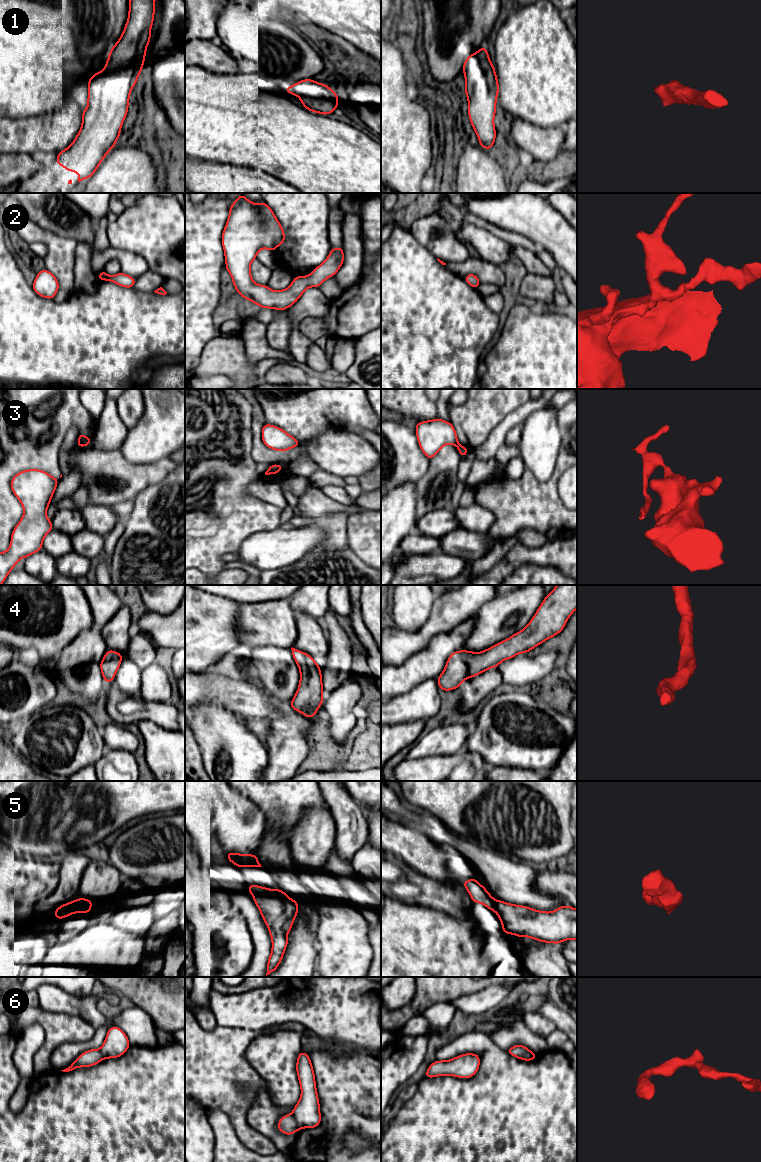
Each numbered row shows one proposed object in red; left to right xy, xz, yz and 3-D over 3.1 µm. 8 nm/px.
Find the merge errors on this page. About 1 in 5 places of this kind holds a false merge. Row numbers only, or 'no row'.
3, 6

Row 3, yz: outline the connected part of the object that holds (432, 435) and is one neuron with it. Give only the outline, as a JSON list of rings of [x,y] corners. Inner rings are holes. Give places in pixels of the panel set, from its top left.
[[[440,418],[418,422],[415,425],[418,444],[431,460],[446,444],[456,446],[458,444],[457,434],[451,422]]]

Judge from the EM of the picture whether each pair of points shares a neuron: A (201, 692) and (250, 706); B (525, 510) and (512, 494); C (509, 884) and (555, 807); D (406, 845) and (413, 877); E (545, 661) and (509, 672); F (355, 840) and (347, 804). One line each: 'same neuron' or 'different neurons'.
A: same neuron
B: same neuron
C: different neurons
D: different neurons
E: same neuron
F: same neuron

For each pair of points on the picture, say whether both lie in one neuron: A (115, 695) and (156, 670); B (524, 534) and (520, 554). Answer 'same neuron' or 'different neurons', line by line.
A: different neurons
B: different neurons

